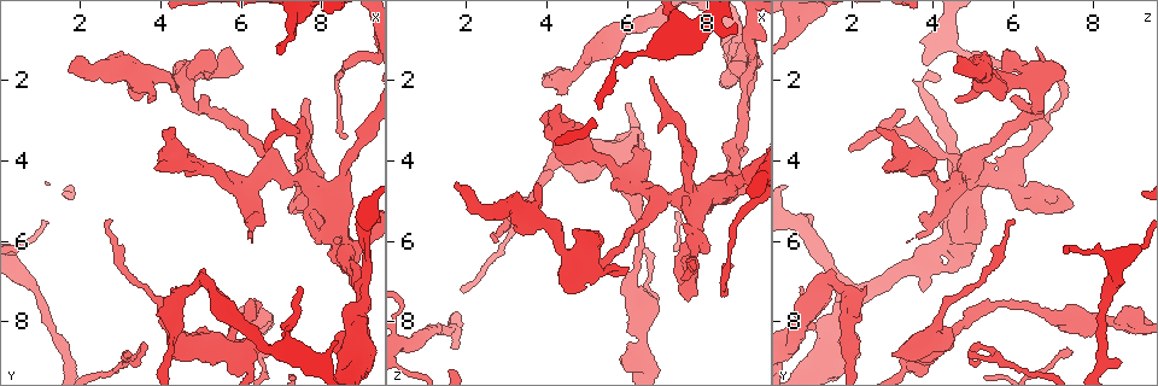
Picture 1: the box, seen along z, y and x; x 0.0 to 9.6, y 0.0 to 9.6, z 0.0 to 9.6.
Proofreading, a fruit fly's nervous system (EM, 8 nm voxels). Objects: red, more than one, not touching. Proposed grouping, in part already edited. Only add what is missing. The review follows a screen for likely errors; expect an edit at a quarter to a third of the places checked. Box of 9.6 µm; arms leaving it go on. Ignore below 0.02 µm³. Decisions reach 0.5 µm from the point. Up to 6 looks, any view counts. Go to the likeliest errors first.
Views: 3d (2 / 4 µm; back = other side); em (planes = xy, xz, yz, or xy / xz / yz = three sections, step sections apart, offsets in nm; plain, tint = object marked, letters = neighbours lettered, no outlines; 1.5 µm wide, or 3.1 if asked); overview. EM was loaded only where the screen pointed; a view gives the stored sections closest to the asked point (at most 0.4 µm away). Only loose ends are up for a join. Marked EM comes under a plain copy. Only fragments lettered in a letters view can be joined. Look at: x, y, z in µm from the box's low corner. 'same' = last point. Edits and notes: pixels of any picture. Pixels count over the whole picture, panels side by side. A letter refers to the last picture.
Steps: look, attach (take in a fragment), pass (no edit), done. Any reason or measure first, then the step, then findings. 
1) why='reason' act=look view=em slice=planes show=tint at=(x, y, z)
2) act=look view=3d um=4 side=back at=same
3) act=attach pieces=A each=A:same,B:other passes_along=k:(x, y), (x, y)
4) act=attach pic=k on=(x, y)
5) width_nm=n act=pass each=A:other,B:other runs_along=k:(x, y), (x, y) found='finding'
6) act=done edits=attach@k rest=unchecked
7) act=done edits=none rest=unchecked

why='end of a long branch' act=look view=em slice=planes show=letters at=(2.75, 5.45, 5.95)

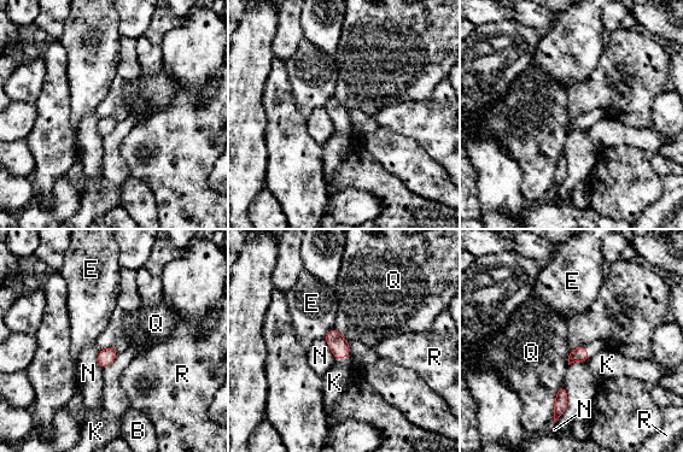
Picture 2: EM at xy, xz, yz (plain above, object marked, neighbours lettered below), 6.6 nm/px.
act=pass each=B:other,E:other,K:other,N:other,Q:other,R:other found='no lettered fragment goes on from it'

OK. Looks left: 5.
act=look view=3d um=4 at=(4.30, 8.90, 3.05)

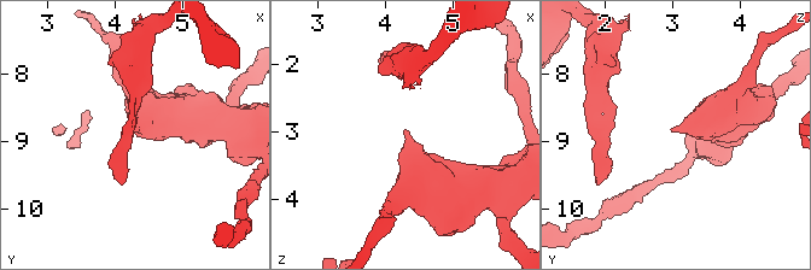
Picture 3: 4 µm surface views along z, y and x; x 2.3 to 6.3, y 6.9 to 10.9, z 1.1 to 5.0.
act=look view=em slice=yz step=4 show=letters at=(4.30, 8.85, 3.05)

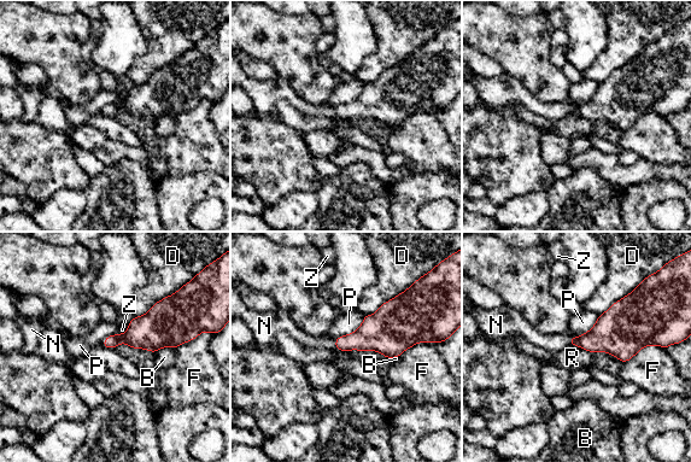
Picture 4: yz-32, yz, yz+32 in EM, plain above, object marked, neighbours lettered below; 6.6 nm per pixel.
act=attach pieces=N each=B:other,D:other,F:other,N:same,P:other,R:other,Z:other passes_along=4:(372, 335), (335, 344), (321, 341) found='the cell continues'

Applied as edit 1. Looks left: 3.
act=done edits=attach@4 rest=unchecked

